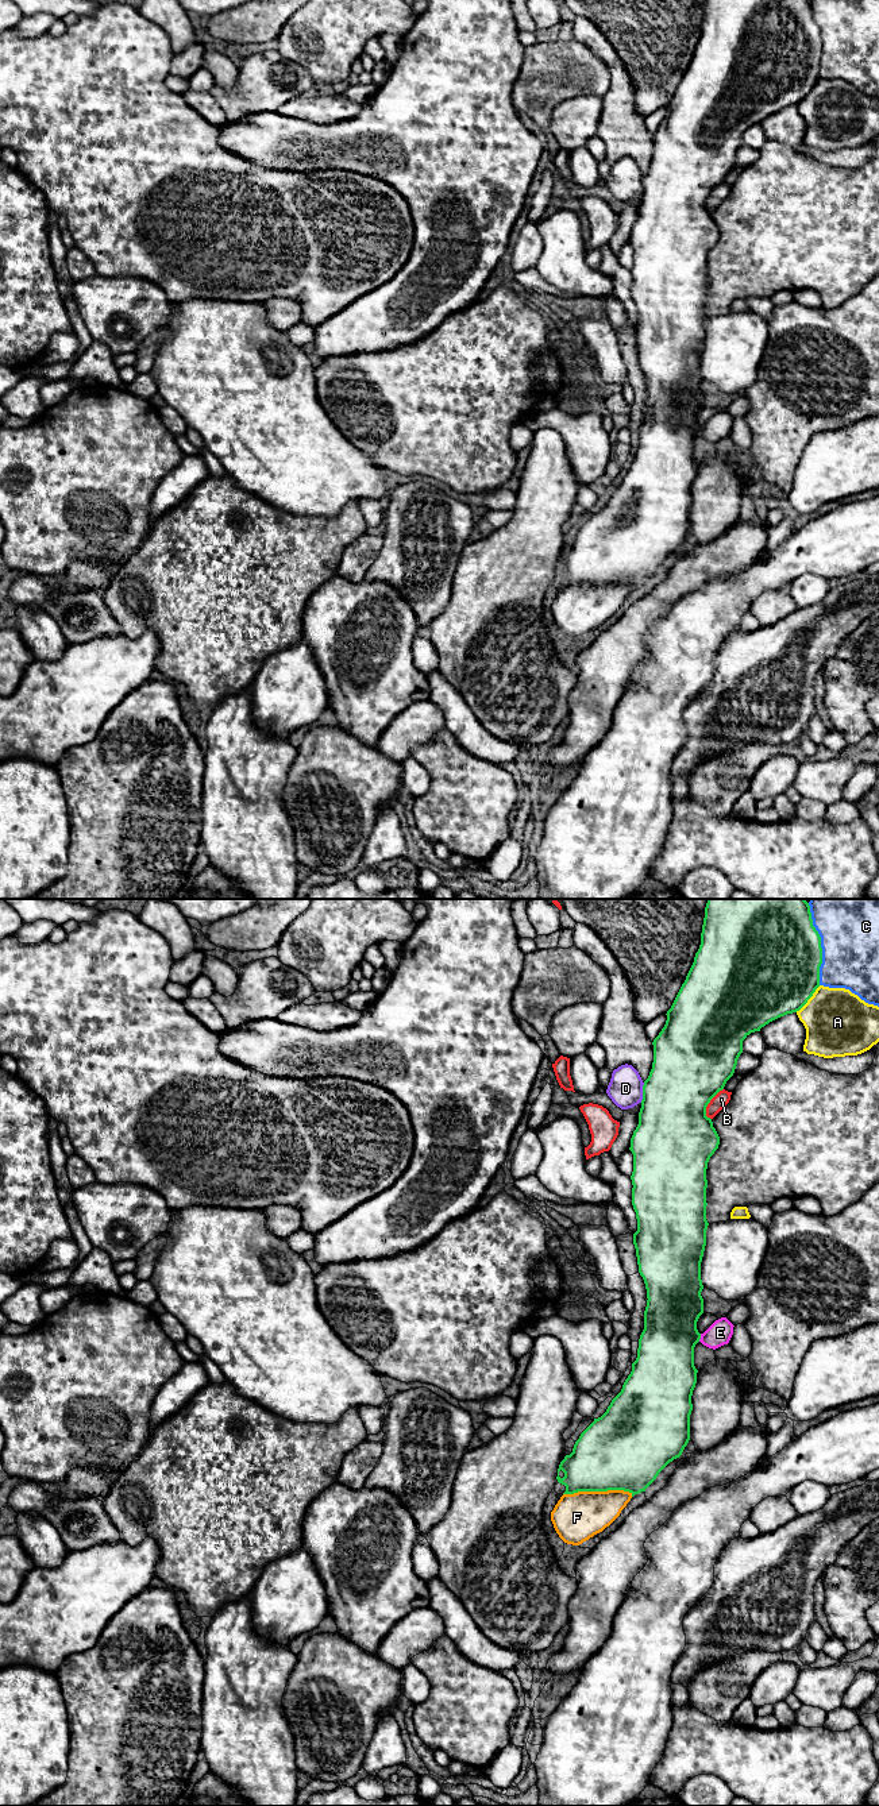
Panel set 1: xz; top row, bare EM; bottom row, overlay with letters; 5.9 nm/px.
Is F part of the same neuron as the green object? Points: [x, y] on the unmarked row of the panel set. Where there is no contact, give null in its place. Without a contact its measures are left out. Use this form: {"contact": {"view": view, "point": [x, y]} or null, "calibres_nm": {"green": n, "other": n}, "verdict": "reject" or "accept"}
{"contact": {"view": "xz", "point": [597, 583]}, "calibres_nm": {"green": 440, "other": 280}, "verdict": "accept"}

